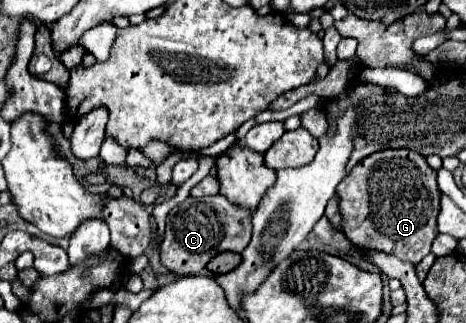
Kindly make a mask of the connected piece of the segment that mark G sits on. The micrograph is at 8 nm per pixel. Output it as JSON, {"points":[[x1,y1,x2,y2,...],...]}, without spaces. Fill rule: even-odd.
{"points":[[390,149,372,153,370,157,364,157,336,187,336,195,340,197,340,215,342,215,342,231,344,235,356,243,358,247,382,251,388,255,394,255,408,263,420,263,428,253,430,245,438,235,436,217,440,211,440,189,436,183,436,171,426,163,426,157,416,151,404,151,394,153]]}

